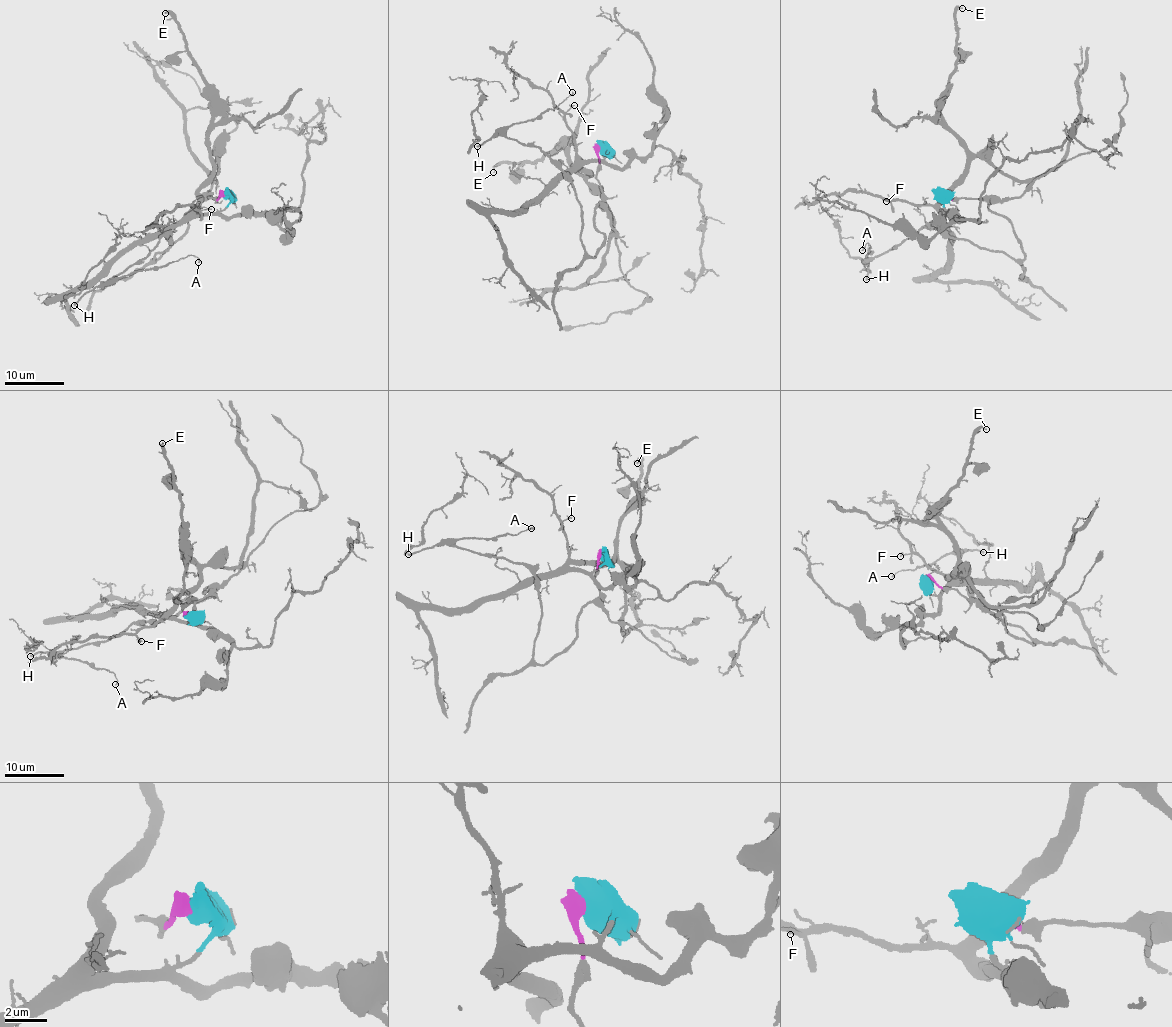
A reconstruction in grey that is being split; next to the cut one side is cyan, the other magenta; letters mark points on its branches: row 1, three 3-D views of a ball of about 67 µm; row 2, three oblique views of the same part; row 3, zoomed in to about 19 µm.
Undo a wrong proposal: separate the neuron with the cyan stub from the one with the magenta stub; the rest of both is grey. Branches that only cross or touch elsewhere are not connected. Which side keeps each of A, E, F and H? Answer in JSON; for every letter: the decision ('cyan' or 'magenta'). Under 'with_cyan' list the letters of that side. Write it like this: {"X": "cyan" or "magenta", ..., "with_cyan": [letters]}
{"A": "magenta", "E": "cyan", "F": "cyan", "H": "magenta", "with_cyan": ["E", "F"]}

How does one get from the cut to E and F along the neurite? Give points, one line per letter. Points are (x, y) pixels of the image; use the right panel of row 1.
E: (940, 193), (947, 211), (939, 200), (965, 172), (967, 159), (941, 108), (958, 45), (954, 14), (961, 8)
F: (940, 193), (947, 211), (931, 206), (914, 206), (903, 200), (886, 202)

